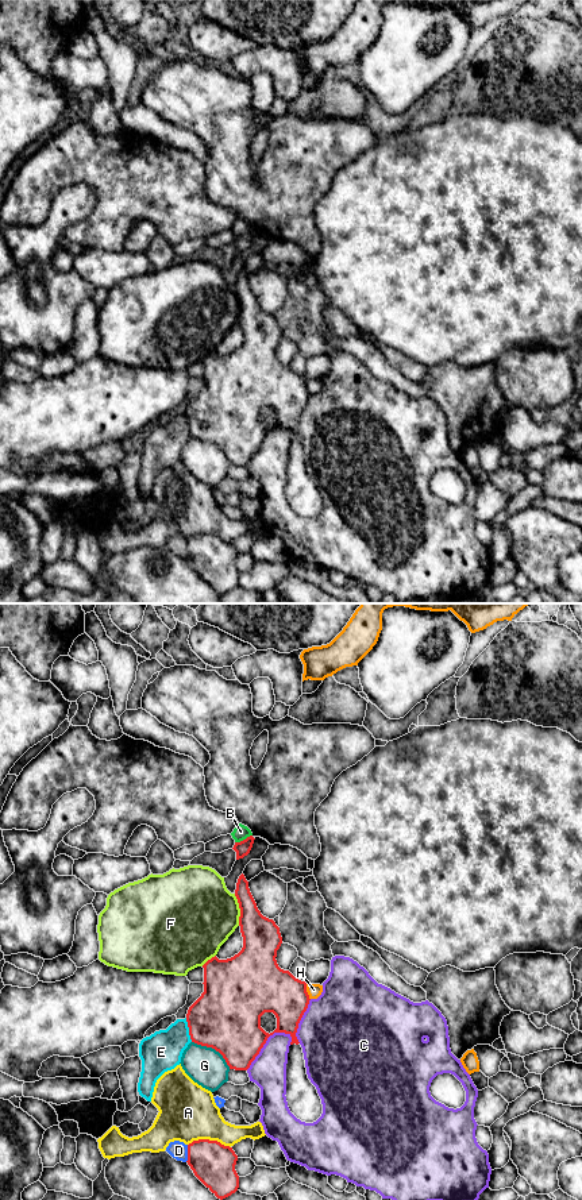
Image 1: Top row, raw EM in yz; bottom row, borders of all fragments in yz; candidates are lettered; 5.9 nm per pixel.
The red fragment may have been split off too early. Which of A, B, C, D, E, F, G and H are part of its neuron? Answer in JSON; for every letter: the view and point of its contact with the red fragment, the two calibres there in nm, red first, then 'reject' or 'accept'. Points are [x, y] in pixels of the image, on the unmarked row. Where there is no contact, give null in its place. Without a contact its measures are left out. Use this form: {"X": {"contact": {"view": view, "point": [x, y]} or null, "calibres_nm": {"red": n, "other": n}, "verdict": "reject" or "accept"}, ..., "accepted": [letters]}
{"A": {"contact": {"view": "yz", "point": [208, 535]}, "calibres_nm": {"red": 260, "other": 340}, "verdict": "reject"}, "B": {"contact": {"view": "yz", "point": [243, 235]}, "calibres_nm": {"red": 90, "other": 90}, "verdict": "reject"}, "C": {"contact": {"view": "yz", "point": [265, 438]}, "calibres_nm": {"red": 360, "other": 220}, "verdict": "reject"}, "D": {"contact": {"view": "yz", "point": [188, 548]}, "calibres_nm": {"red": 260, "other": 110}, "verdict": "reject"}, "E": {"contact": {"view": "yz", "point": [189, 425]}, "calibres_nm": {"red": 400, "other": 240}, "verdict": "reject"}, "F": {"contact": {"view": "yz", "point": [241, 305]}, "calibres_nm": {"red": 220, "other": 440}, "verdict": "reject"}, "G": {"contact": {"view": "yz", "point": [214, 443]}, "calibres_nm": {"red": 400, "other": 220}, "verdict": "reject"}, "H": {"contact": {"view": "yz", "point": [307, 388]}, "calibres_nm": {"red": 280, "other": 80}, "verdict": "reject"}, "accepted": []}

